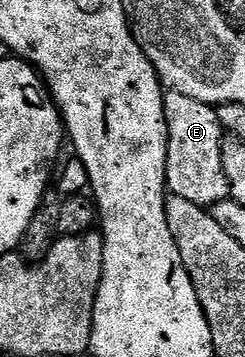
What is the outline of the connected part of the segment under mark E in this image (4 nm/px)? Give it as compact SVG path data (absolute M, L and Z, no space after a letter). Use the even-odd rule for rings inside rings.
M165 90L167 120L167 168L165 185L174 198L191 200L191 204L212 208L229 198L227 172L223 172L223 140L226 135L219 124L216 109L206 102L191 100L183 92Z

